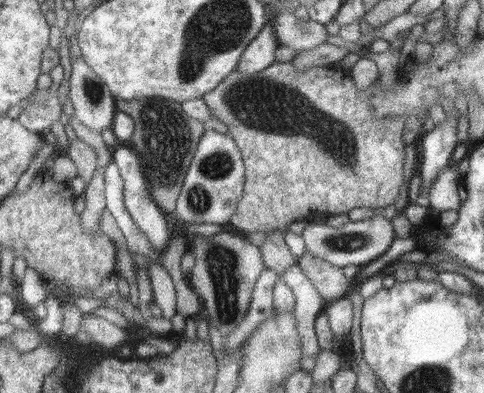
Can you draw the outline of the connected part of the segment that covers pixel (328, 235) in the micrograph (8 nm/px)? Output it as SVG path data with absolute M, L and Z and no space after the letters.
M381 214L354 222L349 221L342 227L331 227L330 225L326 225L326 223L307 222L301 235L305 240L305 247L308 251L314 256L326 260L328 264L338 266L340 269L350 264L360 266L361 268L367 266L382 256L397 237L392 227L392 221Z

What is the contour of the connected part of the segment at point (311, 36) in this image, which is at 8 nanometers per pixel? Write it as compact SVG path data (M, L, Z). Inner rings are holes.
M284 9L274 10L270 24L274 26L274 34L279 46L286 46L296 54L310 52L326 42L329 36L321 23L311 20L303 13L292 13Z

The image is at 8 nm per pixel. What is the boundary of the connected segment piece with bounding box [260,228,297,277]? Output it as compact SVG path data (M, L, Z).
M271 230L266 232L267 239L260 246L261 255L266 269L274 270L280 277L290 269L292 265L297 264L296 257L288 248L284 240L285 230Z

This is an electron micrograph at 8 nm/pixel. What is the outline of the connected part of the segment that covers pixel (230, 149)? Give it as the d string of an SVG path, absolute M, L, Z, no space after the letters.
M206 130L200 138L183 187L177 198L175 213L185 223L226 224L236 212L245 185L245 164L241 150L230 135Z

